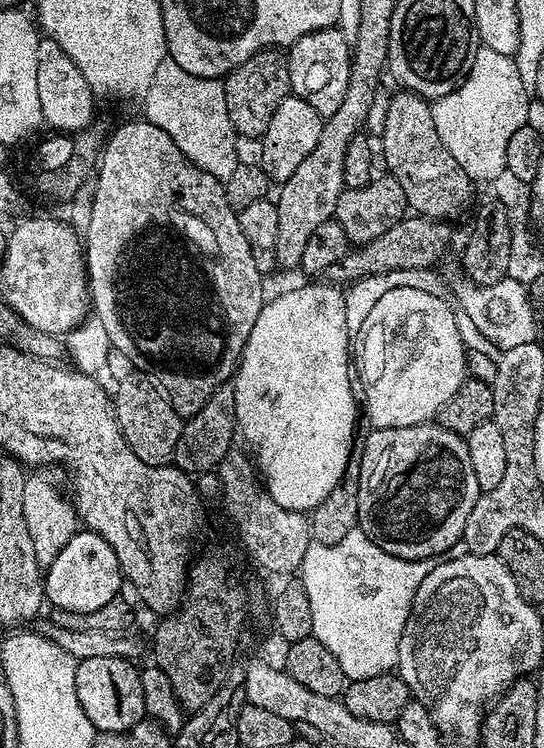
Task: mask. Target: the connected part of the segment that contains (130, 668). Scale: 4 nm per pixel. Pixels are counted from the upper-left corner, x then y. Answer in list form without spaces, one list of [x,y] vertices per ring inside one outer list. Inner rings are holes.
[[[86,658],[76,665],[74,686],[78,690],[78,702],[82,710],[86,710],[86,718],[96,727],[97,732],[131,732],[133,726],[145,719],[144,699],[142,698],[142,682],[140,668],[131,660],[122,658]]]

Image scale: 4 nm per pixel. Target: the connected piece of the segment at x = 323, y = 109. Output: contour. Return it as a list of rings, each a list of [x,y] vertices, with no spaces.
[[[339,27],[314,30],[298,38],[287,49],[286,59],[290,70],[291,95],[302,98],[302,102],[309,106],[314,106],[314,110],[318,110],[318,114],[325,118],[334,114],[338,106],[342,106],[342,98],[346,98],[350,82],[352,49],[349,37]]]

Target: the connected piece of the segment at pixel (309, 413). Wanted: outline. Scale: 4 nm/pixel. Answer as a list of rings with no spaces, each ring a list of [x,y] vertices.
[[[327,282],[320,284],[304,284],[301,288],[292,288],[281,296],[276,296],[265,303],[264,309],[258,314],[258,322],[254,322],[254,330],[250,330],[250,338],[244,347],[244,353],[240,356],[240,362],[236,365],[234,373],[234,406],[236,407],[236,427],[239,435],[244,435],[244,440],[256,451],[254,464],[258,469],[258,475],[264,485],[264,489],[270,494],[270,498],[291,512],[311,513],[313,508],[338,486],[342,474],[346,470],[346,462],[352,453],[356,432],[356,408],[358,412],[358,396],[352,393],[354,388],[354,376],[350,371],[350,335],[346,324],[346,306],[344,305],[345,293],[339,287]]]

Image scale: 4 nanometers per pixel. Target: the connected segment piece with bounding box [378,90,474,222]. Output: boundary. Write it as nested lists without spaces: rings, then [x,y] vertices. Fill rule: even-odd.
[[[397,91],[396,97],[388,100],[384,129],[378,133],[380,148],[384,151],[387,175],[393,176],[406,194],[409,209],[417,217],[452,222],[468,208],[472,200],[473,177],[462,167],[458,158],[446,150],[438,130],[434,126],[432,106],[417,92]]]

